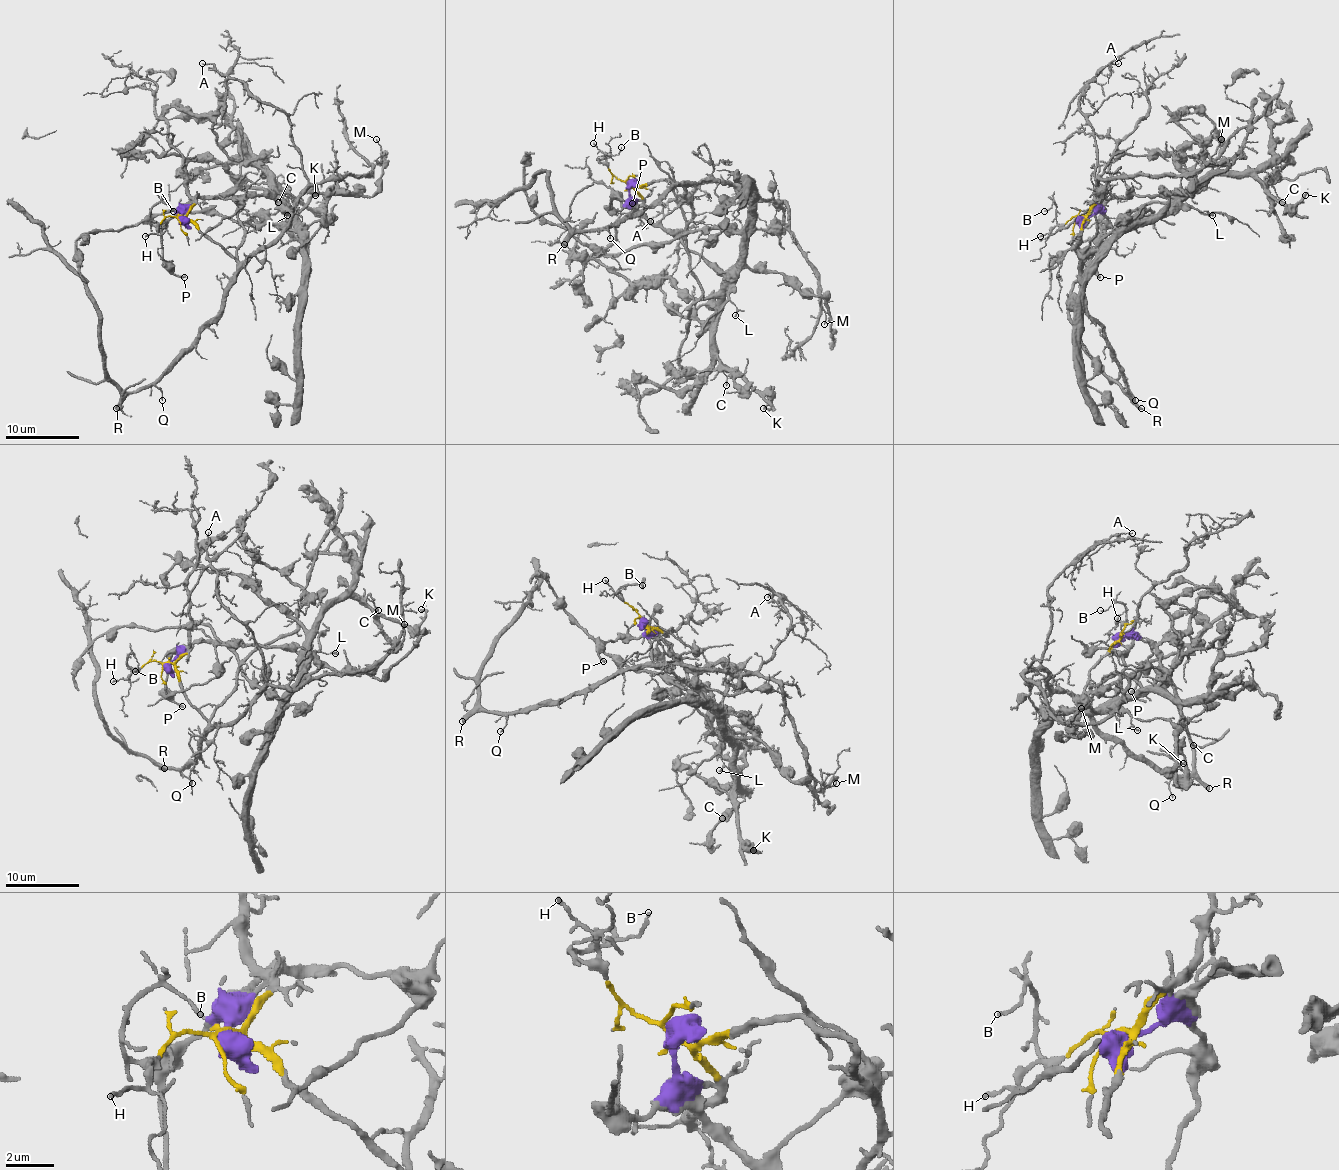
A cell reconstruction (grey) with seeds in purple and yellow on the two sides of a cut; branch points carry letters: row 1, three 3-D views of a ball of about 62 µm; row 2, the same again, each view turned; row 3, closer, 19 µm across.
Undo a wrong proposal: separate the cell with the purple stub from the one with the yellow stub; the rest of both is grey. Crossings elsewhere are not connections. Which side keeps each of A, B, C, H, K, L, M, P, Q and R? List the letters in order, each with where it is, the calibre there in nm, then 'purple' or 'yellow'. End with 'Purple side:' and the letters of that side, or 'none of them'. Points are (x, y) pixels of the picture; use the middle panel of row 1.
A: (650, 221) | 90 nm | yellow
B: (621, 147) | 120 nm | yellow
C: (726, 385) | 100 nm | purple
H: (593, 143) | 140 nm | yellow
K: (763, 408) | 170 nm | purple
L: (735, 315) | 110 nm | purple
M: (824, 324) | 100 nm | yellow
P: (632, 203) | 200 nm | purple
Q: (610, 238) | 130 nm | yellow
R: (564, 244) | 400 nm | yellow
Purple side: C, K, L, P

